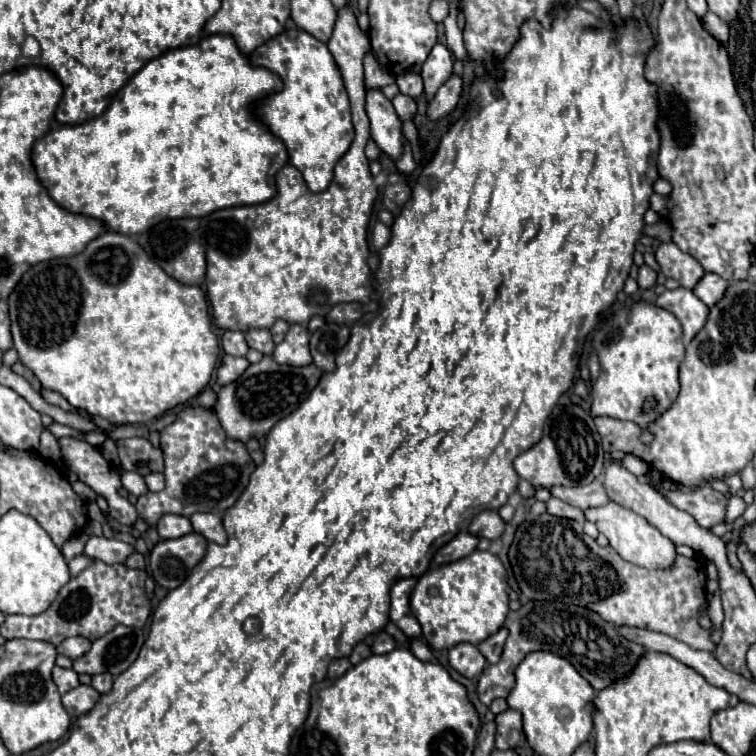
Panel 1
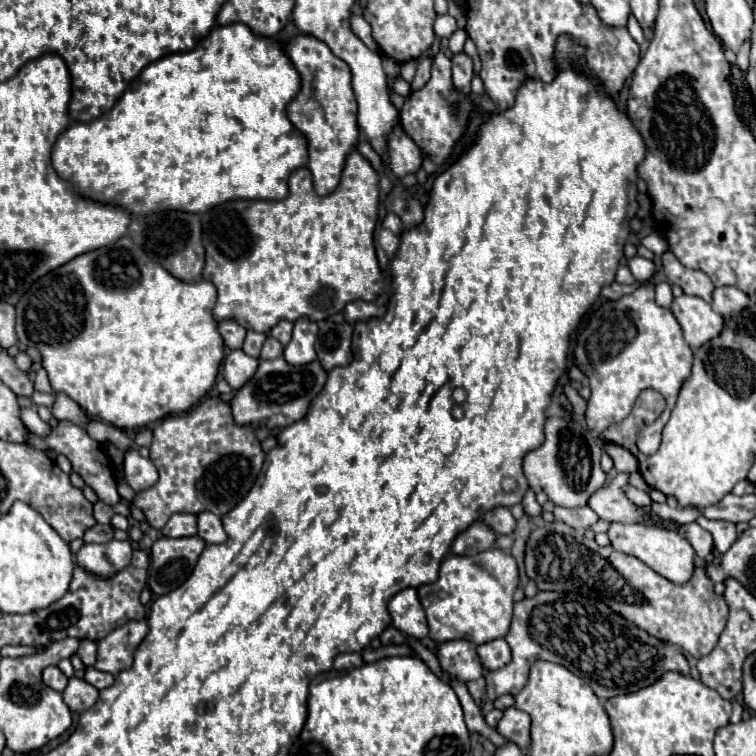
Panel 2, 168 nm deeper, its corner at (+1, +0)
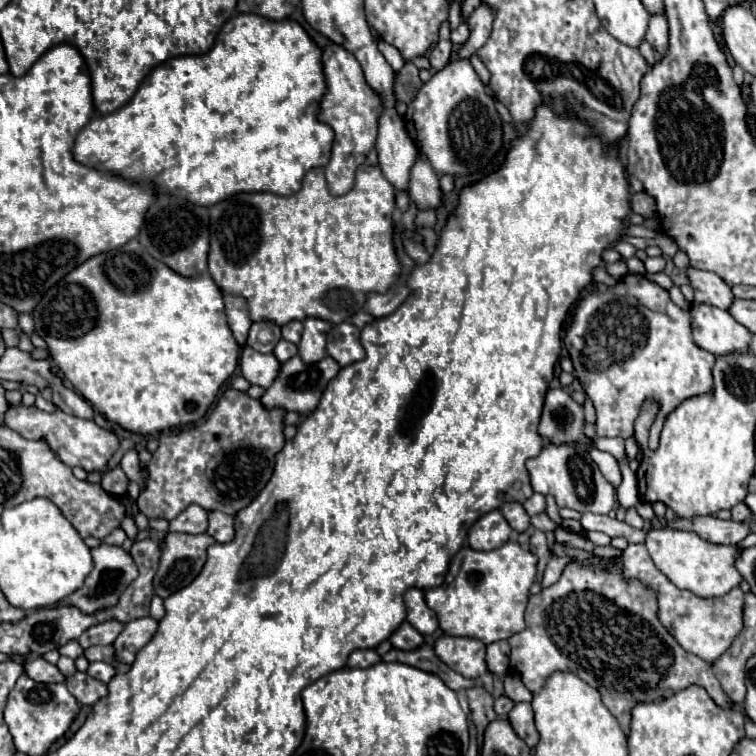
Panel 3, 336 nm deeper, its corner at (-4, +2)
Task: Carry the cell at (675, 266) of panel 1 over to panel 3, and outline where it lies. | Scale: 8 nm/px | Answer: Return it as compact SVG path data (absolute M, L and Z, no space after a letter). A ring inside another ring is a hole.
M689 268L687 276L689 276L691 286L695 290L695 302L697 304L717 306L721 310L729 310L731 308L735 296L733 296L731 288L717 274Z

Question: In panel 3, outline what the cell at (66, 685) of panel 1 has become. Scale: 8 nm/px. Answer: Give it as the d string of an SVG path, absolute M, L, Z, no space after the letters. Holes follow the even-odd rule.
M37 658L37 660L29 662L29 664L25 664L23 668L25 668L25 674L35 682L45 682L45 684L49 684L49 682L65 682L65 676L57 670L57 666L49 664L43 658Z

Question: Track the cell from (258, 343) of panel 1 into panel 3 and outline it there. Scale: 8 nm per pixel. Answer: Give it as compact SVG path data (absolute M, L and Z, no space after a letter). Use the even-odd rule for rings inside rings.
M281 340L281 342L275 346L275 350L273 350L273 354L275 354L275 358L277 358L279 362L287 362L287 360L293 358L297 352L299 352L299 348L297 348L295 344L287 342L287 340Z

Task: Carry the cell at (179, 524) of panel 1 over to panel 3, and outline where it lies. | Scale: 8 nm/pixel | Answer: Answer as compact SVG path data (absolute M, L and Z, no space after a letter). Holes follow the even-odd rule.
M191 504L185 512L181 512L175 520L169 522L169 532L187 532L187 534L203 534L207 530L207 510L197 504Z

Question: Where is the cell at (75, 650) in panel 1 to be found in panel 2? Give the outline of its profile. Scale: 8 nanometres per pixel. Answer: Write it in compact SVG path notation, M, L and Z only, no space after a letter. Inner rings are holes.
M80 640L80 646L78 646L76 654L80 656L80 660L86 666L92 666L96 662L96 642L92 642L92 640Z

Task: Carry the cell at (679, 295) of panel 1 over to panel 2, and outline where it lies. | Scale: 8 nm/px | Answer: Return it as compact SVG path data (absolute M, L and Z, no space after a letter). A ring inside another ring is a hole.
M682 294L674 298L670 310L682 326L684 340L690 348L700 348L700 344L712 340L712 336L720 332L720 324L724 324L724 318L716 314L710 304L698 296Z

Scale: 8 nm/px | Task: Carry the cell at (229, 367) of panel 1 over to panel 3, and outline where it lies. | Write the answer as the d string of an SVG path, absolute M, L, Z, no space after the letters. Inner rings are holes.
M249 346L243 348L239 366L241 366L241 374L251 384L257 384L263 388L269 388L281 370L281 362L273 354L261 354Z

